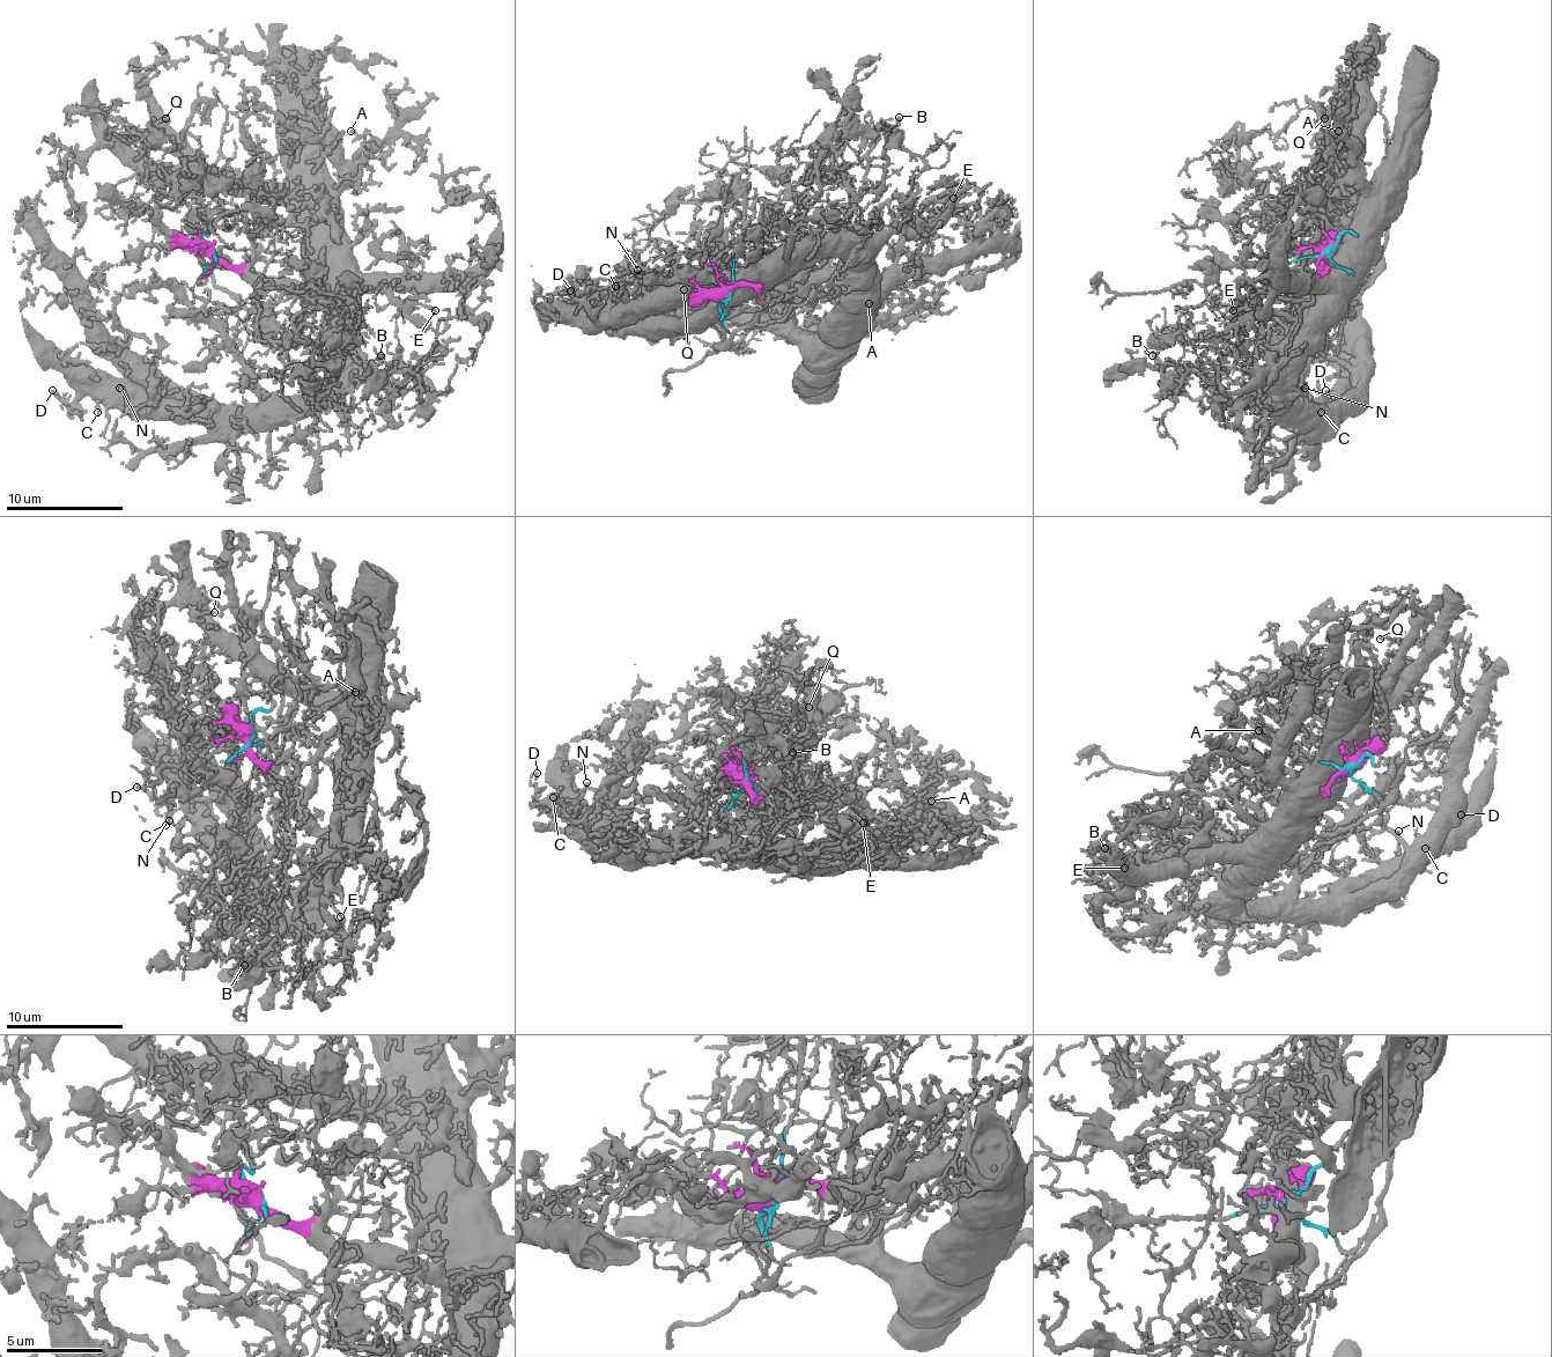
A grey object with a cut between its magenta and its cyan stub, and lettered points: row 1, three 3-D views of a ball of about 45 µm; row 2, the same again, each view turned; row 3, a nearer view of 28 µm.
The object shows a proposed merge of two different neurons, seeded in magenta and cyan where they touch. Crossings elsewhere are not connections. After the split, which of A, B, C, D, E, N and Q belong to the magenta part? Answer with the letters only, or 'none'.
A, C, D, E, N, Q

